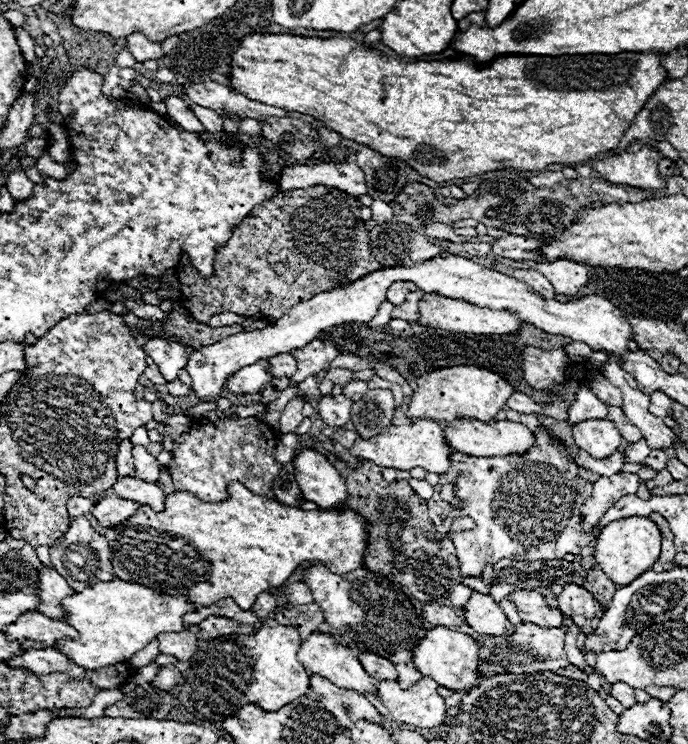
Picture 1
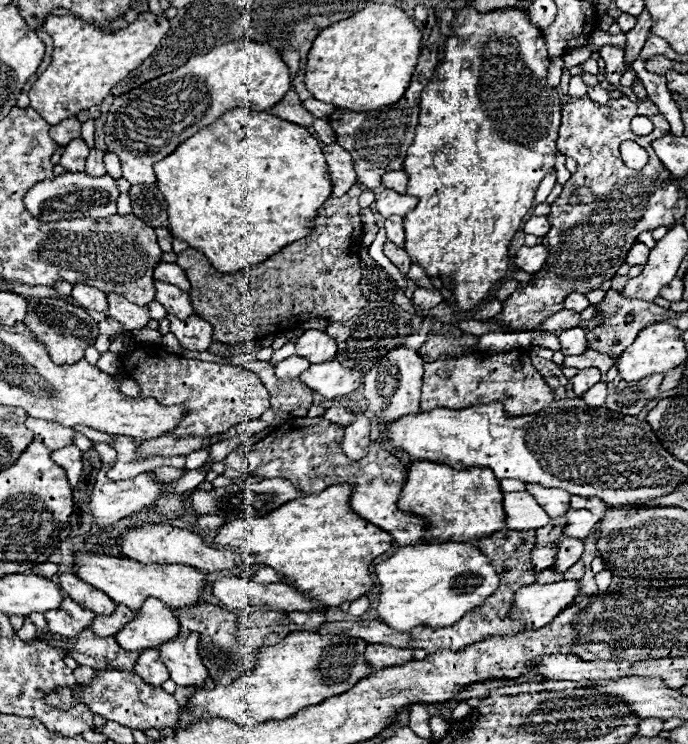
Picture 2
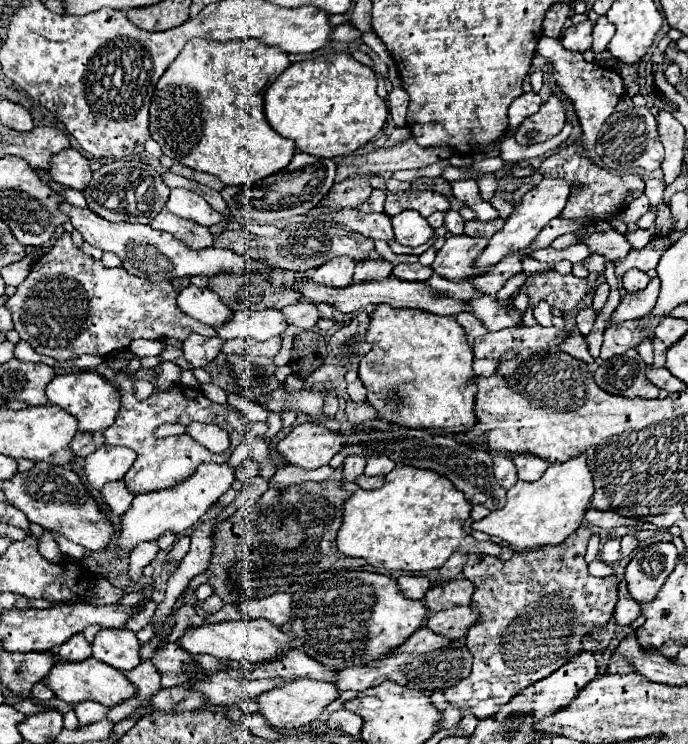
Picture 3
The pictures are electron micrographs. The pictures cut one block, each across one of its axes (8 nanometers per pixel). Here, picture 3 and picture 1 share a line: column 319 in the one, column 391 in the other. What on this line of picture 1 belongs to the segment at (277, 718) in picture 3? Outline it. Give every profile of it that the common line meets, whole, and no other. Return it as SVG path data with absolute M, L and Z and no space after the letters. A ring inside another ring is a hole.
M422 678L418 684L414 684L408 690L402 690L398 682L394 680L380 680L376 690L378 690L378 698L380 702L390 710L390 718L398 724L412 724L418 728L436 728L440 724L444 724L446 718L446 706L444 706L444 698L436 692L438 684L432 678Z

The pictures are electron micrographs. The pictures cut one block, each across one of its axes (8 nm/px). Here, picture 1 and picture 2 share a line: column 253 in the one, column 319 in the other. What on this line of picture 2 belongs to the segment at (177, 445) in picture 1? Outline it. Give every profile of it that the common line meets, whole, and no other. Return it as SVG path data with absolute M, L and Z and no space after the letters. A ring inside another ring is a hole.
M292 416L266 438L254 444L246 444L226 456L226 470L222 476L228 480L238 478L286 478L304 494L316 494L332 484L350 484L350 508L364 520L386 530L400 546L420 544L426 534L426 522L414 514L398 510L398 494L404 484L404 464L392 456L380 442L370 442L362 460L350 460L340 446L342 428L332 422L318 418L296 418Z

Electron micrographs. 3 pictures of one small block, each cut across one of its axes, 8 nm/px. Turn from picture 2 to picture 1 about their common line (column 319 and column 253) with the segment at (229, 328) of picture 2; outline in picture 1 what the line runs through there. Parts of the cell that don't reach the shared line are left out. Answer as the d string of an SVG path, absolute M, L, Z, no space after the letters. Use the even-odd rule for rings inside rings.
M310 186L280 192L270 202L262 202L252 210L252 214L234 230L232 238L224 248L216 252L216 276L202 278L190 260L184 256L178 264L180 278L180 306L190 312L196 322L208 324L208 320L216 314L234 312L238 316L266 318L274 322L282 318L294 304L314 298L320 292L328 292L334 288L342 288L346 284L364 278L370 272L382 268L382 264L374 258L370 250L368 230L360 218L360 202L358 198L328 186Z

